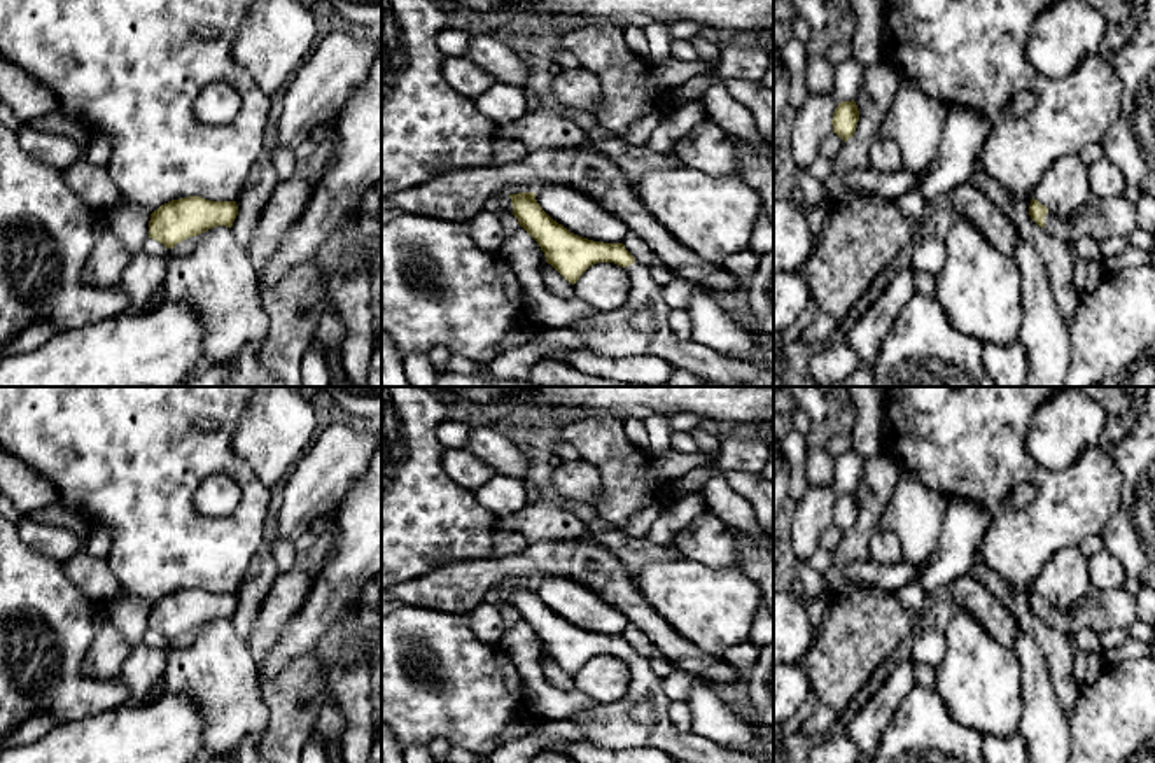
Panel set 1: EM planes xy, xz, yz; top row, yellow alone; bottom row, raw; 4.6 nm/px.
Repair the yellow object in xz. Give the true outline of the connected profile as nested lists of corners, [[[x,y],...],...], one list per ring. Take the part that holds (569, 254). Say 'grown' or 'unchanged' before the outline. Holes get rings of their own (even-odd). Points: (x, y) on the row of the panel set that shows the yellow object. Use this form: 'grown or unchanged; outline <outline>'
grown; outline [[[536,192],[509,198],[518,224],[537,242],[546,262],[572,285],[597,262],[614,262],[630,275],[632,289],[620,310],[593,313],[569,326],[583,334],[590,352],[618,359],[651,354],[723,387],[749,387],[754,382],[760,373],[754,364],[674,334],[662,287],[623,243],[593,242],[570,233],[541,208]]]

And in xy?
unchanged; outline [[[201,196],[172,200],[150,214],[149,238],[173,248],[212,228],[231,228],[236,215],[236,201],[210,201]]]

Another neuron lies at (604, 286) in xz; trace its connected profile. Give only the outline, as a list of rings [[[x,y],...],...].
[[[614,262],[590,266],[574,284],[574,301],[592,306],[597,313],[620,310],[632,289],[630,275]]]

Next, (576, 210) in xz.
[[[541,186],[536,200],[553,220],[578,236],[604,243],[623,243],[630,234],[628,226],[620,217],[572,186]]]

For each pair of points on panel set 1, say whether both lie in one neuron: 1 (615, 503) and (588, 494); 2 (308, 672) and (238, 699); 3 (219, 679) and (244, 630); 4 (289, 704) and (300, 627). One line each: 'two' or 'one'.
1: two
2: two
3: two
4: two

